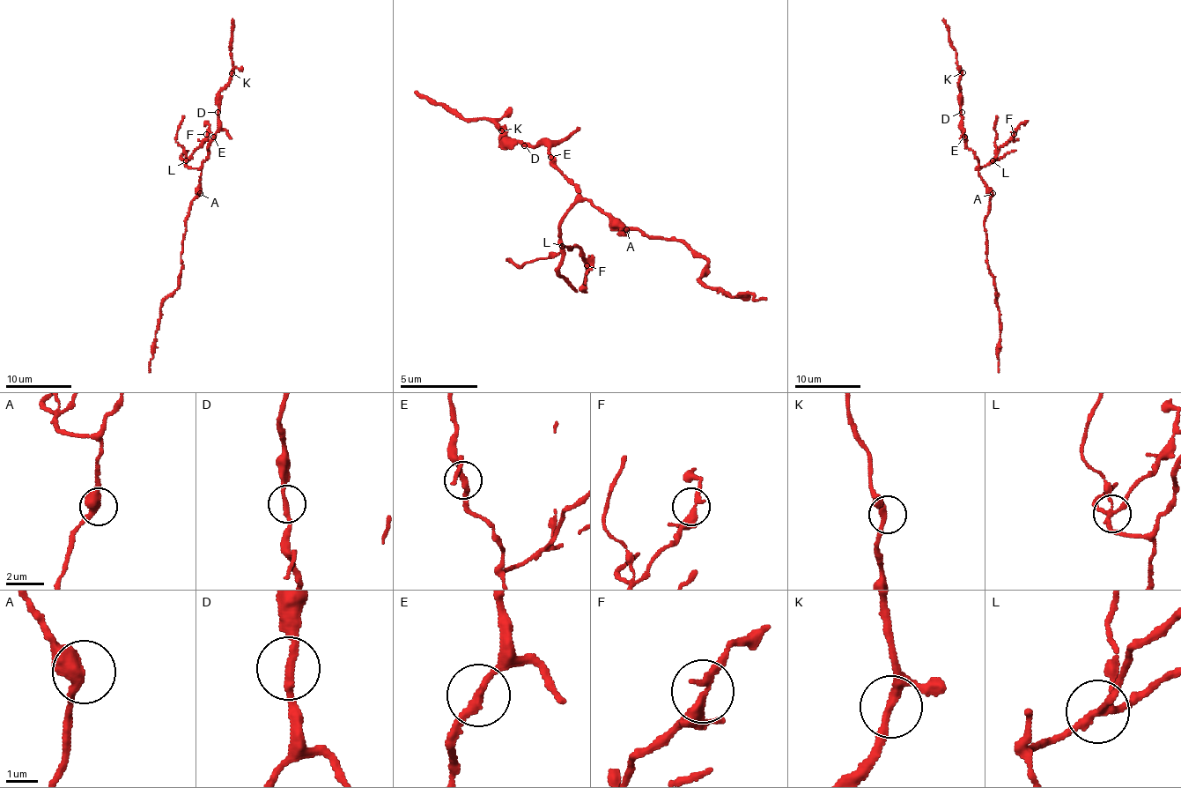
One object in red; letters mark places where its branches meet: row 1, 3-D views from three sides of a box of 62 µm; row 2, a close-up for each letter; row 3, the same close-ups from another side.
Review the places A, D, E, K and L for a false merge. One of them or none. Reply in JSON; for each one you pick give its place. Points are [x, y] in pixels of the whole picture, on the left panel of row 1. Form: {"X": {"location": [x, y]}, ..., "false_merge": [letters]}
{"L": {"location": [186, 160]}, "false_merge": ["L"]}

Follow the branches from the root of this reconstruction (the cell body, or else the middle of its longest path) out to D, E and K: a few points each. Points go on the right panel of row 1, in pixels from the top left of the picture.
D: (990, 193), (978, 171), (978, 158), (967, 146), (962, 129), (962, 112)
E: (990, 193), (978, 171), (978, 158), (966, 145), (964, 137)
K: (990, 193), (978, 171), (978, 158), (967, 146), (962, 129), (958, 79), (963, 72)

